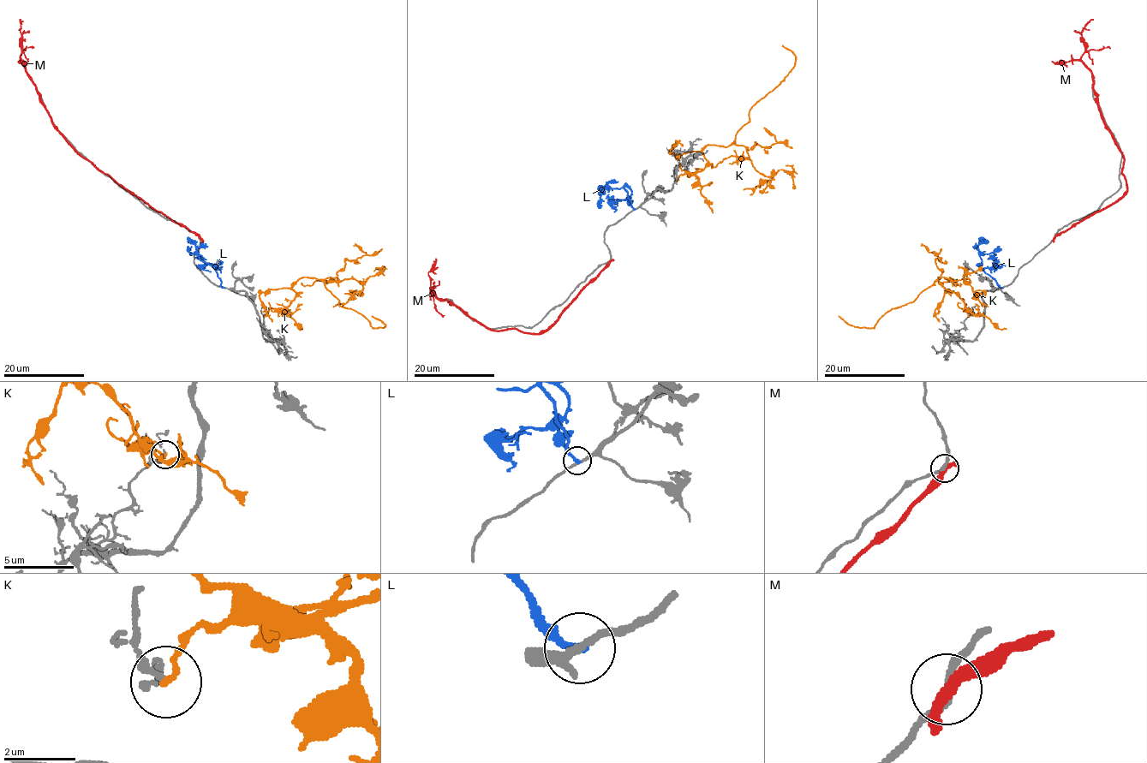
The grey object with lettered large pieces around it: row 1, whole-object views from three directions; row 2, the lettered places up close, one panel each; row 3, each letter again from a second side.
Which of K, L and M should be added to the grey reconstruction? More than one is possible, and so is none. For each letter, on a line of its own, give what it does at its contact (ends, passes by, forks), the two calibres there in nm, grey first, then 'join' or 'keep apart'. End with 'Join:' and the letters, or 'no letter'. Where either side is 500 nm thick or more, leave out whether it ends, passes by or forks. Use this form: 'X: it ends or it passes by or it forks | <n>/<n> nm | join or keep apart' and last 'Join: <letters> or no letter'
K: it ends | 140/170 nm | keep apart
L: it ends | 160/200 nm | keep apart
M: it passes by | 240/320 nm | keep apart
Join: no letter

